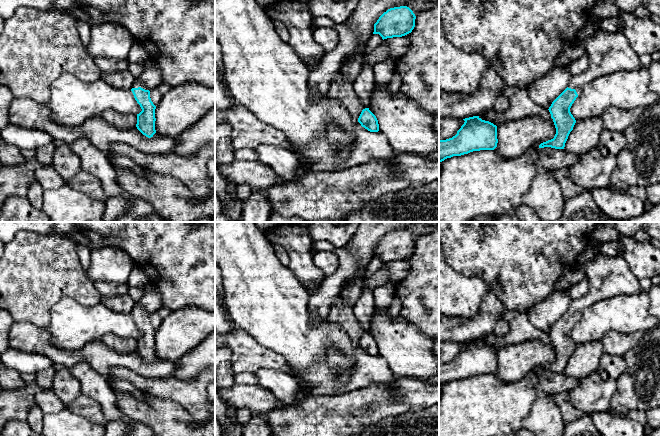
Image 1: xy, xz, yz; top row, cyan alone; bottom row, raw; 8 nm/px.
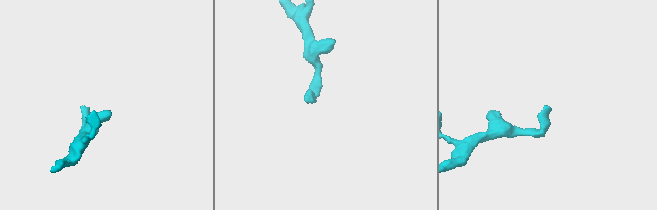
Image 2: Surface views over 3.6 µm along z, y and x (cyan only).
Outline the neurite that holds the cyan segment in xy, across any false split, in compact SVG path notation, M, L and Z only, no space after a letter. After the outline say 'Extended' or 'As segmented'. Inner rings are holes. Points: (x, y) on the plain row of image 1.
M139 302L133 307L131 313L135 324L140 329L142 335L137 338L137 353L146 361L151 362L156 357L155 354L155 333L156 330L153 328L150 322L150 315L140 305Z. Extended

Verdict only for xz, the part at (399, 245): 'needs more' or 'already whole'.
already whole

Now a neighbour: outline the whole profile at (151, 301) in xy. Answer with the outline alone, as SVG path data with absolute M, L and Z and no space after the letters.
M151 283L144 287L144 291L144 295L139 303L151 316L162 307L162 297L159 289Z

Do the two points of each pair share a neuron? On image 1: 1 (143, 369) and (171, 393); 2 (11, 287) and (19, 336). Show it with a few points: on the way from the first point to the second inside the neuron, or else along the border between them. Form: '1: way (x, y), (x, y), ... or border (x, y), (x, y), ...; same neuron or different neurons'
1: border (131, 370), (145, 377), (170, 376); different neurons
2: border (14, 320), (33, 323), (40, 327); different neurons

